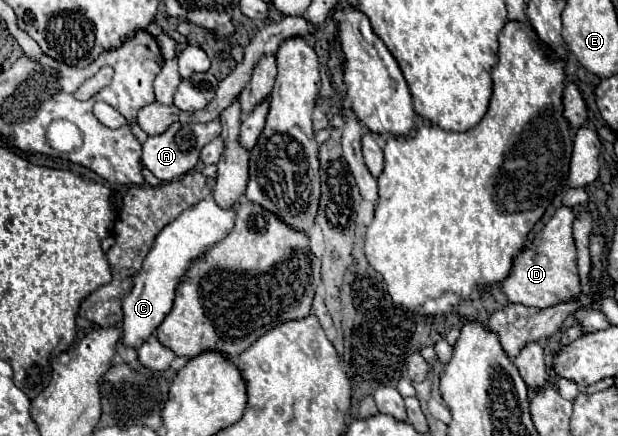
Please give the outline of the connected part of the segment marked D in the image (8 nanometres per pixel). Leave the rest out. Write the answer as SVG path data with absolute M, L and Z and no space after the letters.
M559 207L553 217L535 235L529 247L521 249L513 259L511 273L499 283L499 289L507 295L511 303L523 303L533 307L555 305L555 301L567 301L571 295L581 291L577 275L577 255L575 241L571 237L571 225L575 221L575 211L571 207Z

